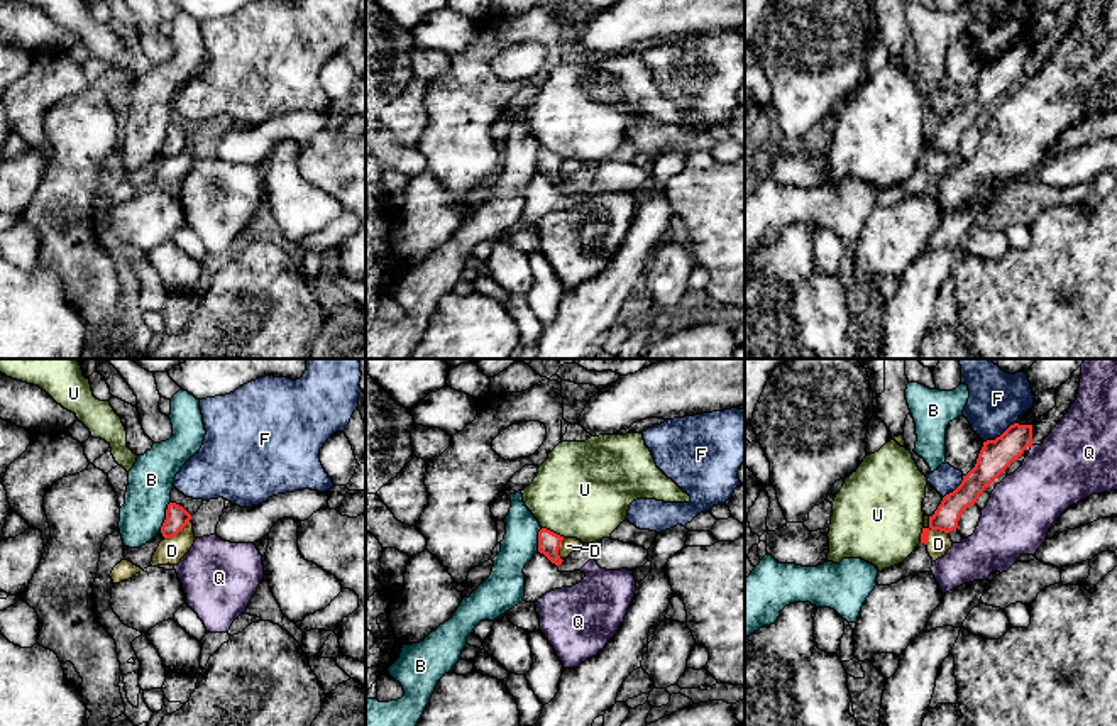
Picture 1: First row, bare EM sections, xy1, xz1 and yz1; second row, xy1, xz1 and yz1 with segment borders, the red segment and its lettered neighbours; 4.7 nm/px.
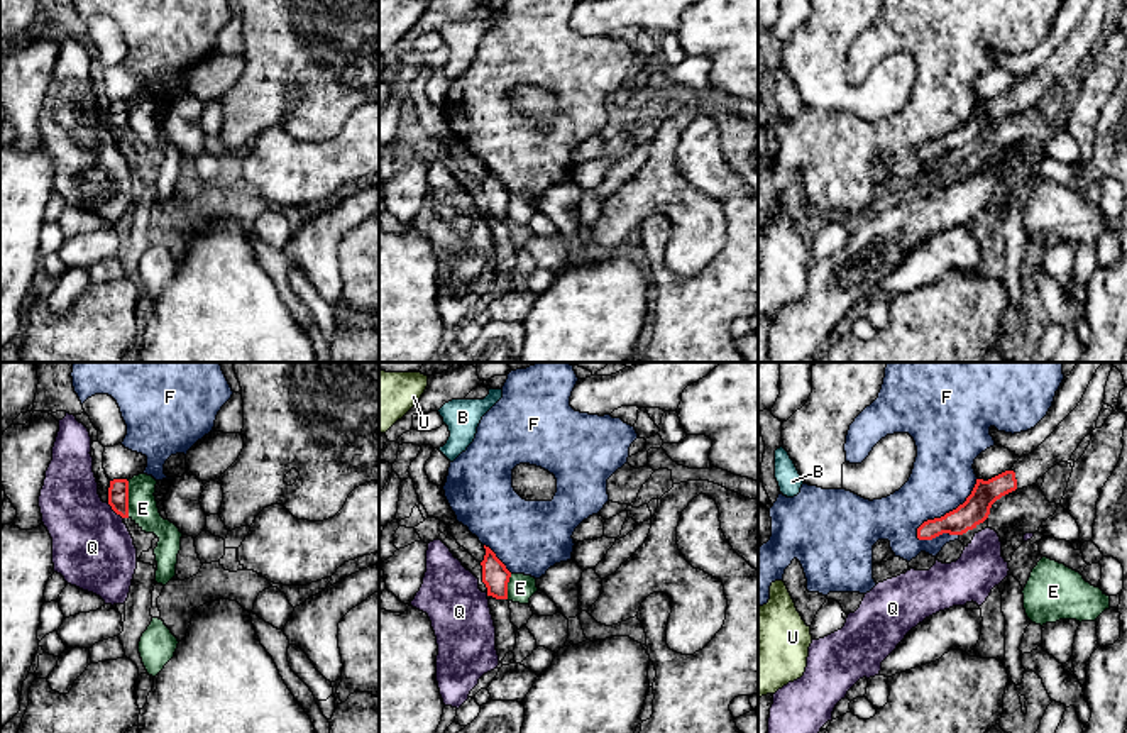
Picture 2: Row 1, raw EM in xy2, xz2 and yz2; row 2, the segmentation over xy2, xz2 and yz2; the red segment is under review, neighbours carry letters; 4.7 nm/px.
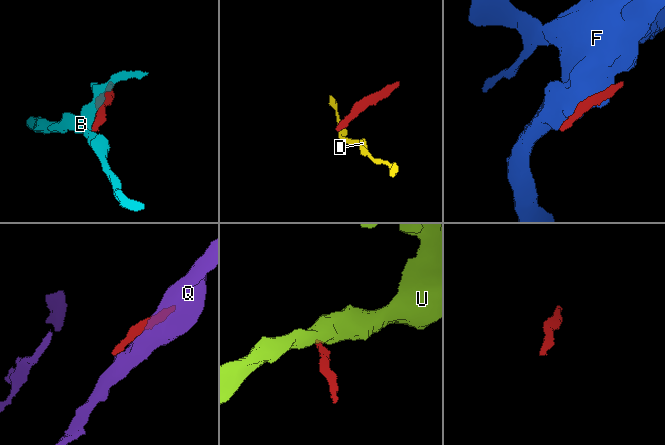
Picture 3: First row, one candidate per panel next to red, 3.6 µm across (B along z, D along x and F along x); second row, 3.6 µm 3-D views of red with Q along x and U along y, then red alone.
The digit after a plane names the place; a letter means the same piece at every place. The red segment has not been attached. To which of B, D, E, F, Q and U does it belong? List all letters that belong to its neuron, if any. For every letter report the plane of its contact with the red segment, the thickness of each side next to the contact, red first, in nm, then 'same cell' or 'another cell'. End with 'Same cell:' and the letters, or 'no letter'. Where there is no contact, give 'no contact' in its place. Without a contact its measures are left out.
B: xy1 | 110/220 nm | another cell
D: yz1 | 120/110 nm | another cell
E: xy2 | 100/140 nm | another cell
F: yz2 | 140/300 nm | another cell
Q: xy2 | 100/380 nm | another cell
U: xz1 | 110/460 nm | another cell
Same cell: no letter

